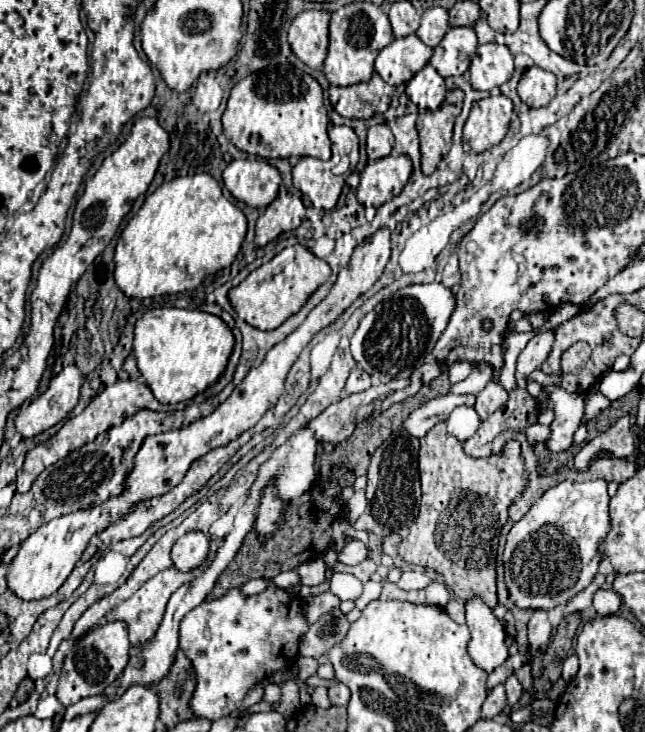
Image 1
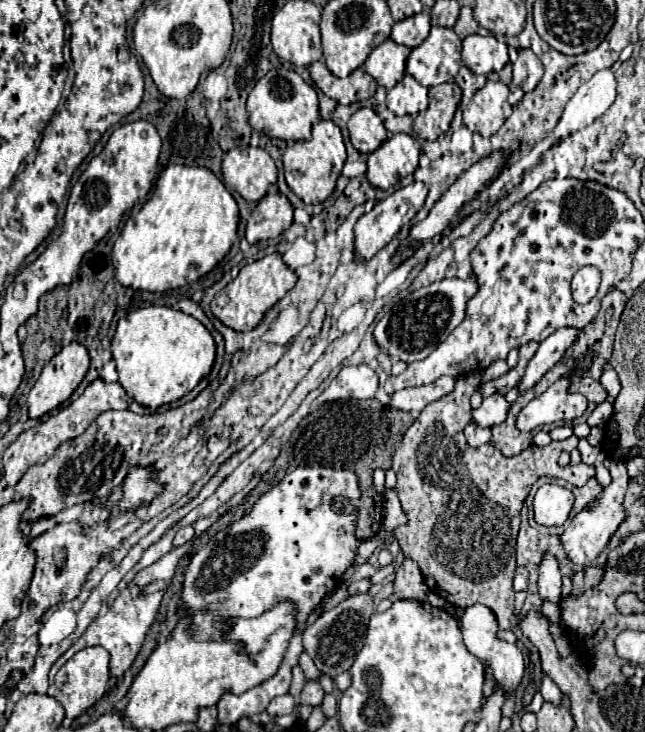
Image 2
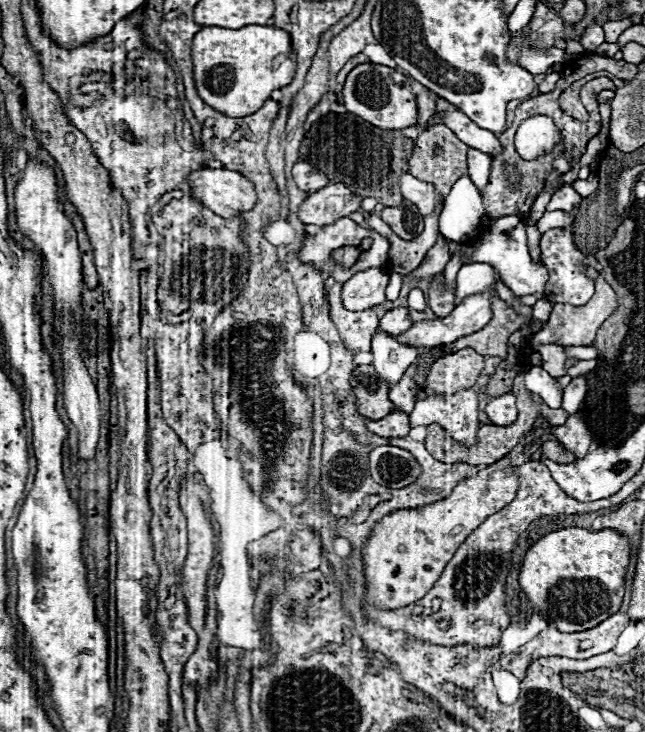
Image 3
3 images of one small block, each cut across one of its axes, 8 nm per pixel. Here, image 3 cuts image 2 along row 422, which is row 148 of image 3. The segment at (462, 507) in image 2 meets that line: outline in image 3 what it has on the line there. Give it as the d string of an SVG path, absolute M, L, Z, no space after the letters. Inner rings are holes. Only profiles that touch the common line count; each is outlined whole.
M444 124L430 126L428 130L422 130L418 134L418 138L416 138L412 156L408 158L408 166L410 166L408 172L414 178L432 184L438 190L438 194L440 194L440 206L442 206L442 200L448 196L452 184L462 174L468 172L468 166L466 166L466 150L468 150L468 146L464 142L460 142L450 128L446 128Z

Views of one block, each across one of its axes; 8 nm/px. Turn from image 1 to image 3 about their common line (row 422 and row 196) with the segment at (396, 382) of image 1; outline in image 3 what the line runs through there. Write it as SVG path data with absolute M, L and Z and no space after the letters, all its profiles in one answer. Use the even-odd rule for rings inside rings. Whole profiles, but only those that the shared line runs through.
M328 184L320 192L310 194L298 208L298 218L304 224L332 224L338 218L360 210L362 198L352 194L344 184Z

